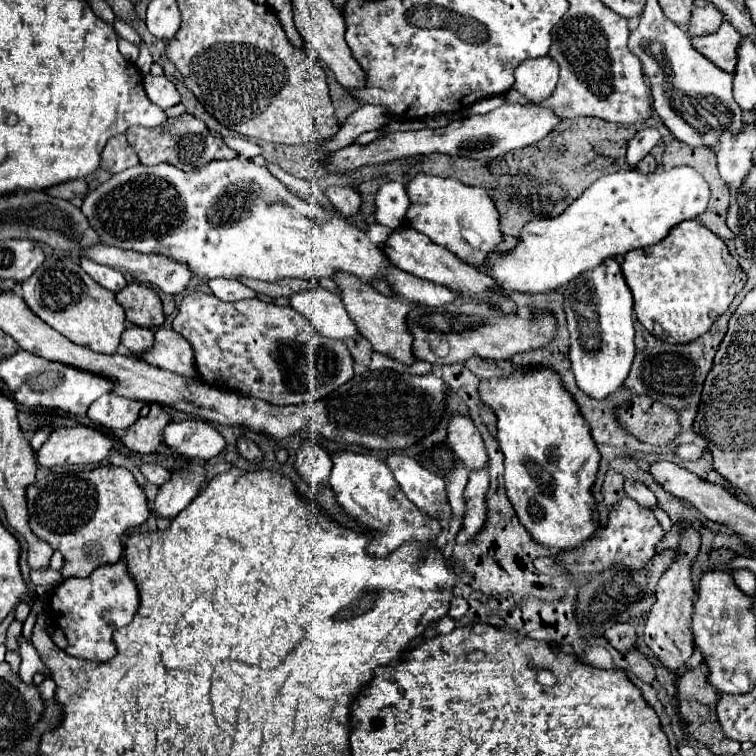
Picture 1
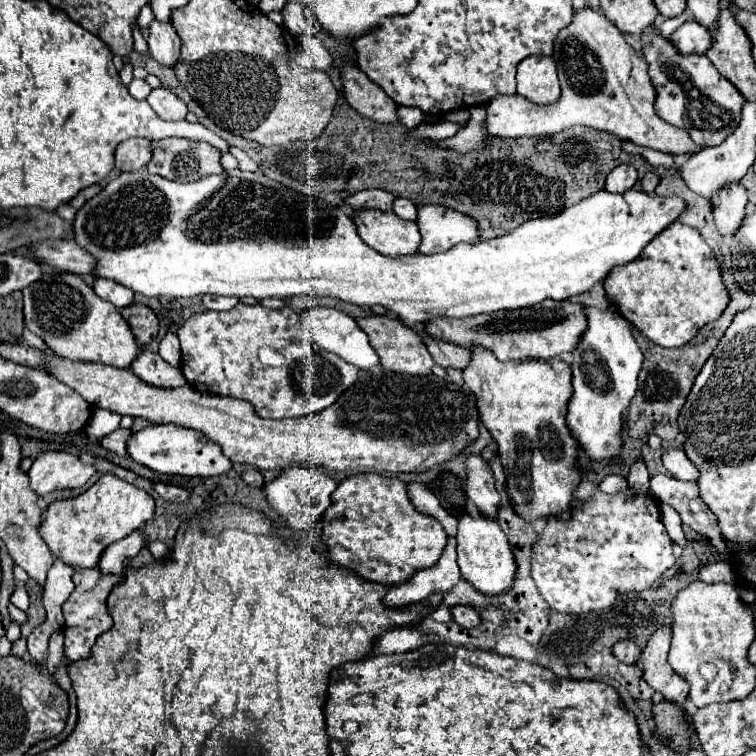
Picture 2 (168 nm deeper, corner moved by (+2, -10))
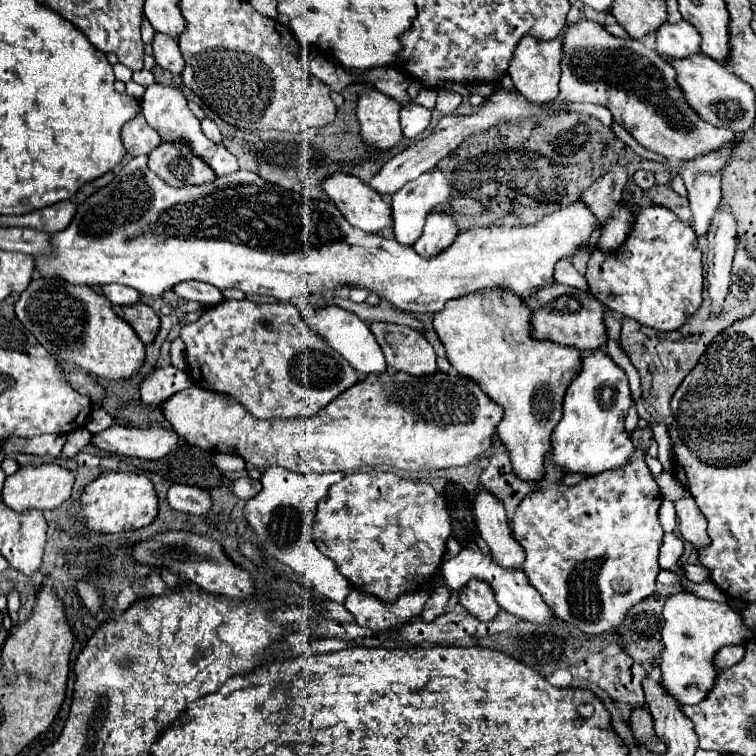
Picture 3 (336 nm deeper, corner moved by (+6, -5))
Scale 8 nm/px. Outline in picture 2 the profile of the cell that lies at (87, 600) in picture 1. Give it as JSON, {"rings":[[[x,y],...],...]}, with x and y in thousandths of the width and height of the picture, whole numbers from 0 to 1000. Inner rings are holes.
{"rings":[[[115,751],[115,754],[102,754],[97,759],[97,772],[99,780],[83,799],[83,812],[86,812],[83,839],[86,839],[86,865],[91,873],[102,876],[107,870],[115,870],[126,847],[149,828],[149,820],[142,812],[142,788],[155,772],[160,772],[160,762],[134,759],[126,751]]]}

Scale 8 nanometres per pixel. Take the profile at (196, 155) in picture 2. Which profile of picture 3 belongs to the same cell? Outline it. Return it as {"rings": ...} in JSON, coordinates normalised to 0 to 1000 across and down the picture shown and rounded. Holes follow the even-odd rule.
{"rings":[[[213,189],[197,202],[197,224],[208,229],[218,242],[234,247],[242,242],[282,239],[282,224],[255,202],[247,192]]]}

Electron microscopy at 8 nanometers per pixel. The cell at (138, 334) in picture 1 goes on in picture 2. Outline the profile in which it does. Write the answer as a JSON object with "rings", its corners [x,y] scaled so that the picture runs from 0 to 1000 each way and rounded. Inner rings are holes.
{"rings":[[[187,466],[173,481],[173,489],[192,508],[205,513],[237,513],[247,508],[239,487],[229,487],[205,466]]]}

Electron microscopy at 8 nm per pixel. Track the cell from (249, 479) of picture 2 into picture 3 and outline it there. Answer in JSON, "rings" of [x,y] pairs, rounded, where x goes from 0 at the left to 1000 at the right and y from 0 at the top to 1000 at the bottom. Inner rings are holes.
{"rings":[[[319,631],[308,639],[308,649],[311,655],[316,655],[319,660],[332,660],[345,649],[345,639],[332,634],[332,631]]]}

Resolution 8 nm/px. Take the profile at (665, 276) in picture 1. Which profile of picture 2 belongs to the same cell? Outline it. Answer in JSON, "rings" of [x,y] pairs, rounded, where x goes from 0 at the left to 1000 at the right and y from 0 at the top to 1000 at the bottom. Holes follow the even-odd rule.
{"rings":[[[890,294],[890,299],[882,299],[877,310],[864,315],[848,333],[848,341],[816,352],[816,357],[800,368],[798,381],[808,405],[843,431],[848,442],[877,460],[896,460],[911,452],[917,442],[946,423],[964,399],[943,331],[922,304],[901,294]]]}

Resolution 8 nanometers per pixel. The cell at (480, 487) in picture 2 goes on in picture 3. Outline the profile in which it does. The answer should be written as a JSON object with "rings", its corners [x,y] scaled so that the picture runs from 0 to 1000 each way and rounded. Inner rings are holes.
{"rings":[[[644,647],[628,652],[628,689],[636,713],[647,721],[652,739],[665,750],[687,750],[694,729],[676,708],[665,665]]]}

